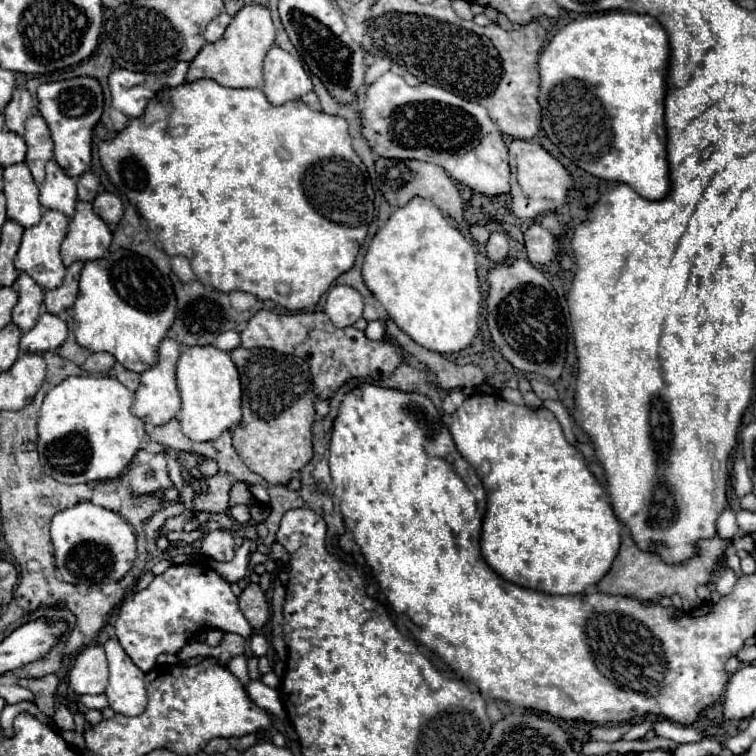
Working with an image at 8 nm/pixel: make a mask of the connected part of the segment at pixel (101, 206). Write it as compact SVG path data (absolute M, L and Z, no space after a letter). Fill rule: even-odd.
M103 191L93 199L93 211L107 223L119 223L123 215L123 203L115 193Z

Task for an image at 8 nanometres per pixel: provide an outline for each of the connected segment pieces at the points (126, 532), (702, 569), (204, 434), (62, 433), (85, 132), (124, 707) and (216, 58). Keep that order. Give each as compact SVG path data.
M91 501L77 503L59 511L51 521L51 543L55 549L55 567L59 577L71 585L101 587L109 581L119 581L135 561L135 533L117 513L93 505Z
M621 537L621 549L617 553L617 559L613 561L609 573L599 581L597 589L601 593L613 593L613 595L627 595L635 597L639 601L657 601L661 597L671 597L673 593L681 595L685 611L701 606L702 601L697 598L697 587L707 585L711 577L715 575L719 563L723 561L725 549L733 543L735 539L721 539L721 537L711 537L711 539L701 539L697 541L697 553L689 557L683 563L673 563L667 565L655 551L643 551L637 547L637 543L629 537Z
M213 345L185 347L177 363L177 387L183 401L177 419L181 423L181 431L189 439L213 441L241 421L239 371L227 351L221 351Z
M79 375L53 387L39 417L39 457L43 471L59 483L89 483L119 477L139 451L145 423L131 413L135 393L115 377Z
M75 77L65 81L43 83L37 89L39 113L45 117L51 137L55 141L55 161L69 173L69 177L79 177L91 167L91 141L93 127L103 115L103 89L95 77Z
M109 639L105 645L109 661L109 685L107 699L115 713L121 715L141 715L147 707L145 695L145 673L129 659L117 639Z
M245 5L229 23L223 37L215 43L205 43L197 57L189 63L185 81L193 83L203 77L215 79L225 87L263 87L263 59L275 41L275 27L267 7Z

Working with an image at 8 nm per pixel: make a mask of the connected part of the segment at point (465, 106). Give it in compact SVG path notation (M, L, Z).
M385 73L379 79L375 79L363 99L363 109L359 111L361 119L361 135L367 141L367 145L385 159L417 159L427 161L443 167L455 181L471 187L473 191L485 193L485 195L499 195L509 193L509 165L507 165L507 145L503 141L503 135L493 125L493 121L487 115L487 109L479 103L461 99L441 87L433 85L417 85L409 87L399 75Z

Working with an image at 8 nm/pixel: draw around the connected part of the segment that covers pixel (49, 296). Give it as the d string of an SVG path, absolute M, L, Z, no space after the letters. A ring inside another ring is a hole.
M75 261L67 267L65 279L63 283L53 289L53 291L45 291L45 307L49 313L61 313L63 309L69 309L79 293L79 275L83 269L83 261Z

